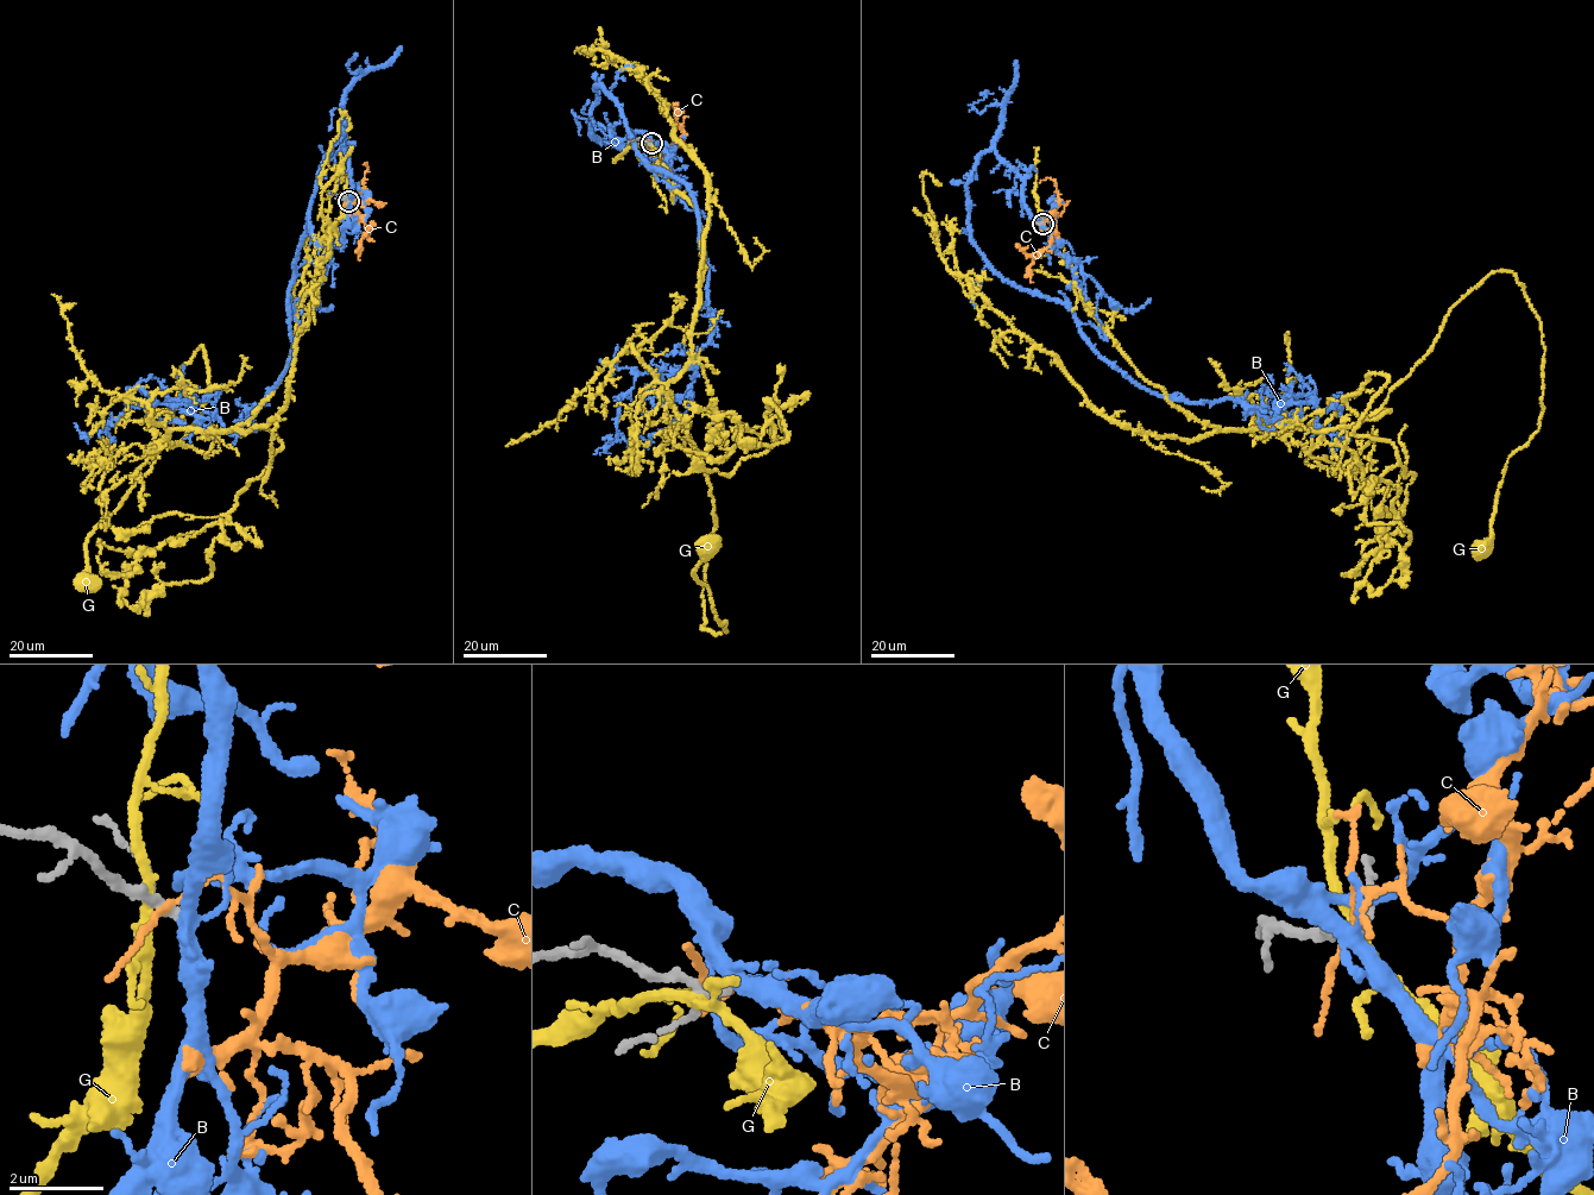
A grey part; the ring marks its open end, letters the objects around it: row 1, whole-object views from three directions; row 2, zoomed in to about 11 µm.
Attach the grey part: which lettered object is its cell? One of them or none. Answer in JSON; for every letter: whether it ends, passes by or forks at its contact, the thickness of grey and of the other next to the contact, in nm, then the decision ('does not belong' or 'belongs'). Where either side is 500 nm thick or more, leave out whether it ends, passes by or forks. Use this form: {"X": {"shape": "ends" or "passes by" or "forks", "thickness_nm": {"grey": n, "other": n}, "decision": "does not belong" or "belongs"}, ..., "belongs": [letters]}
{"B": {"shape": "forks", "thickness_nm": {"grey": 160, "other": 280}, "decision": "does not belong"}, "C": {"shape": "passes by", "thickness_nm": {"grey": 190, "other": 110}, "decision": "does not belong"}, "G": {"shape": "forks", "thickness_nm": {"grey": 200, "other": 170}, "decision": "does not belong"}, "belongs": []}

